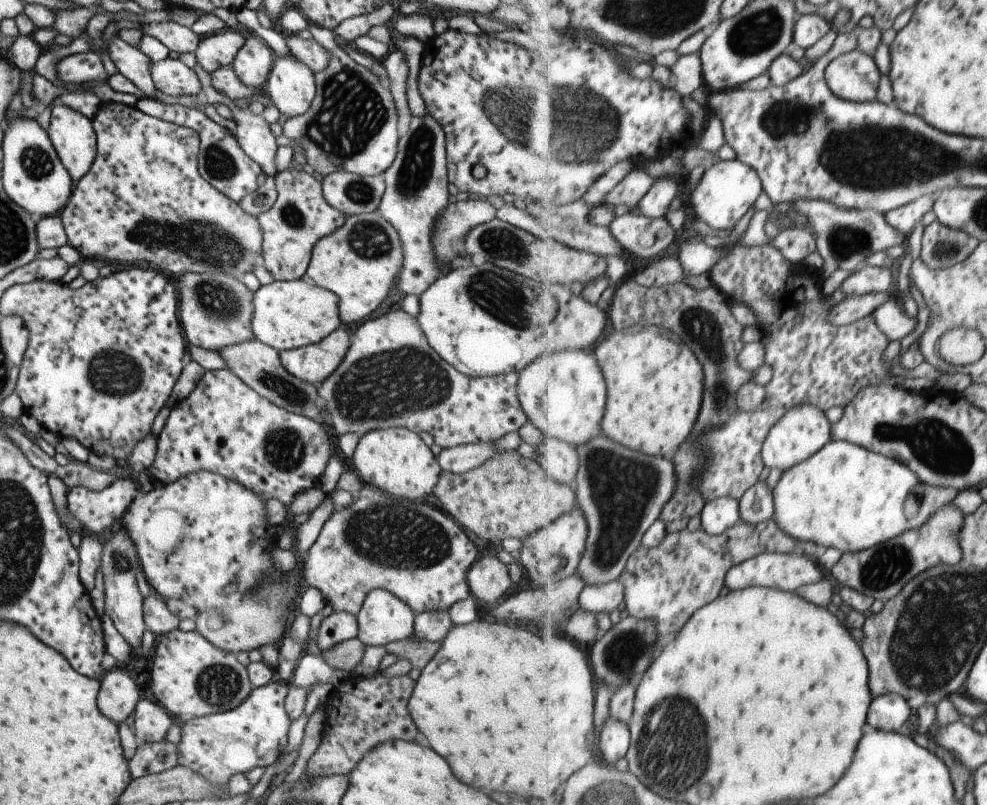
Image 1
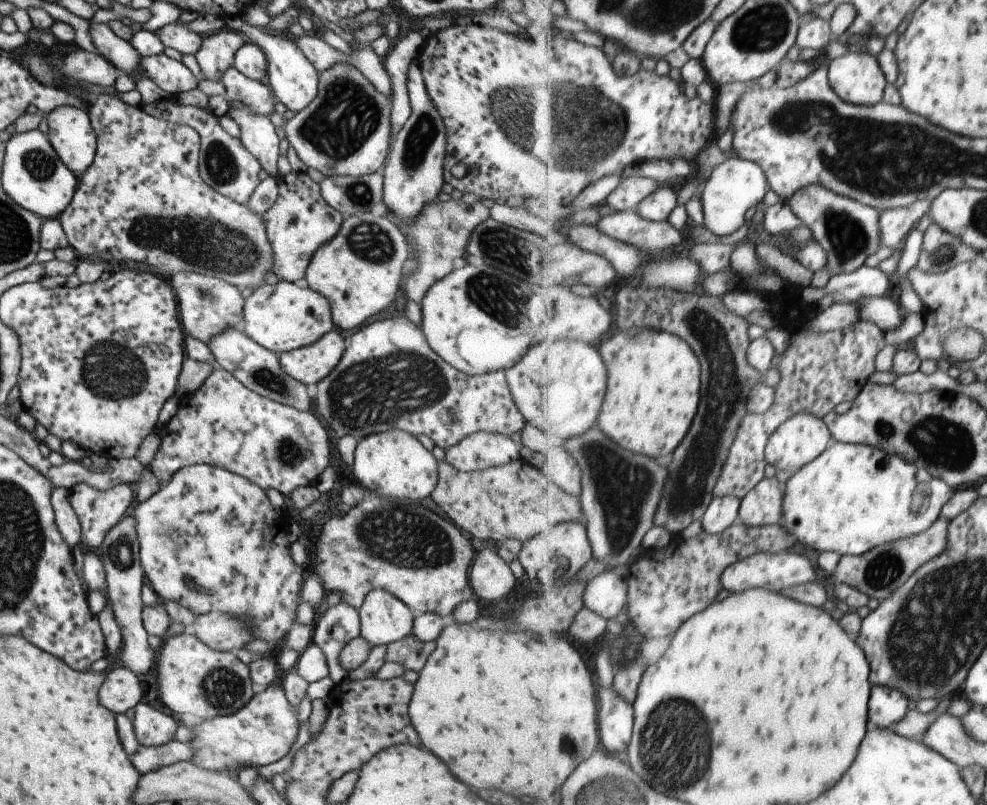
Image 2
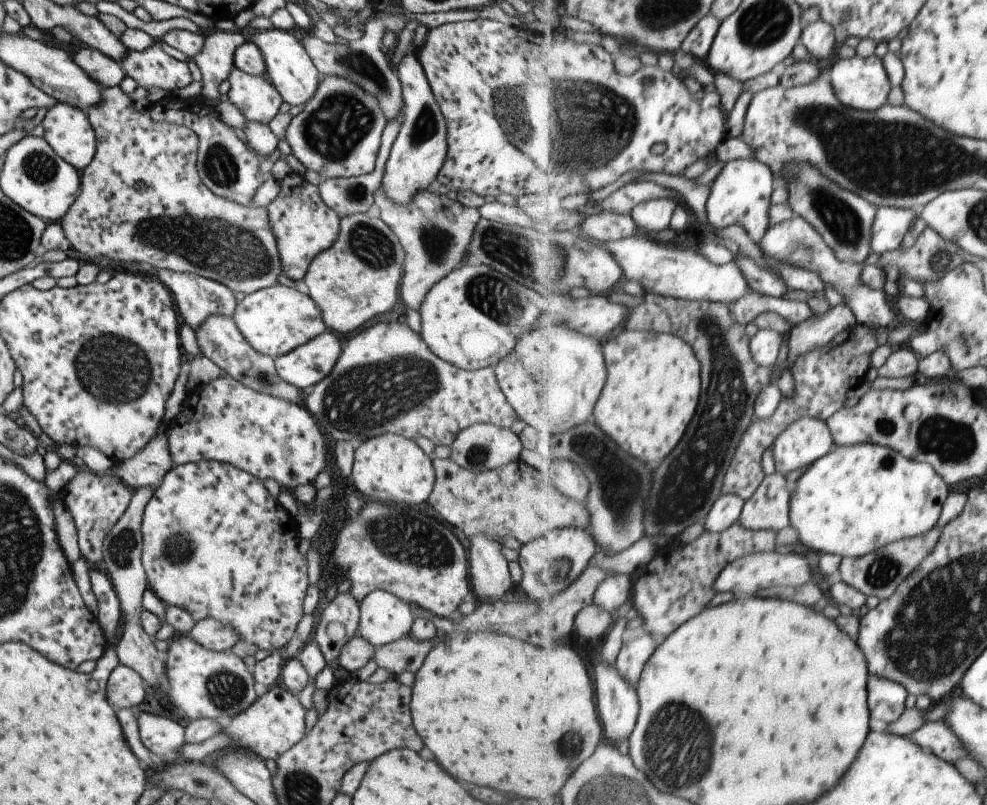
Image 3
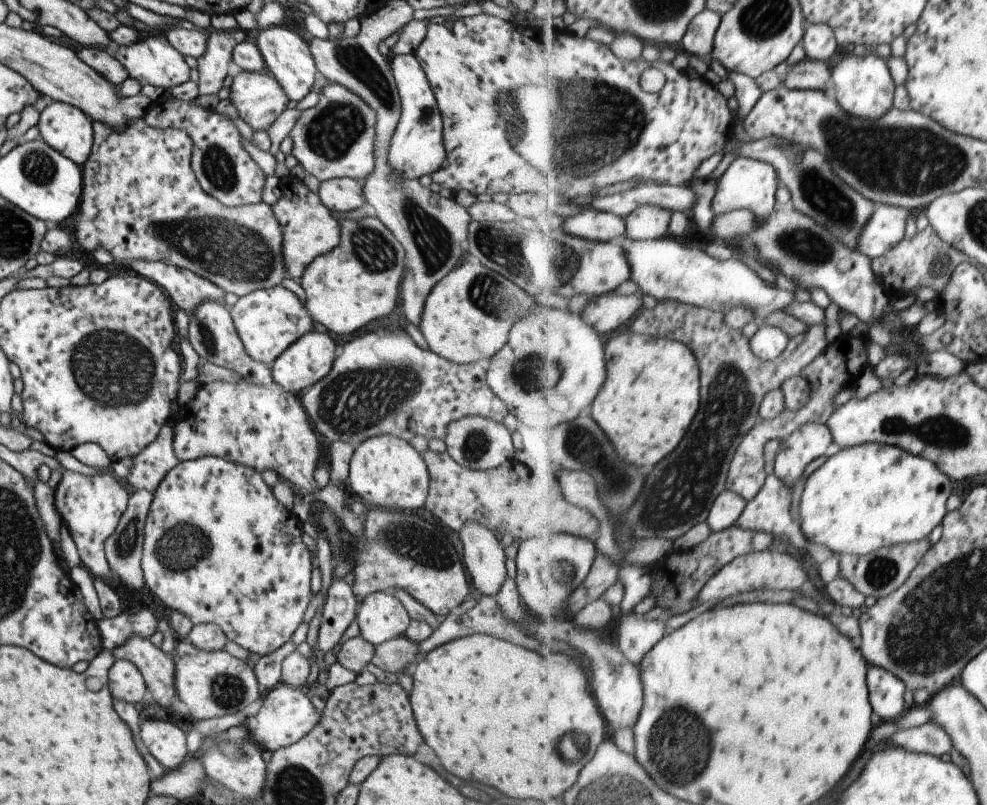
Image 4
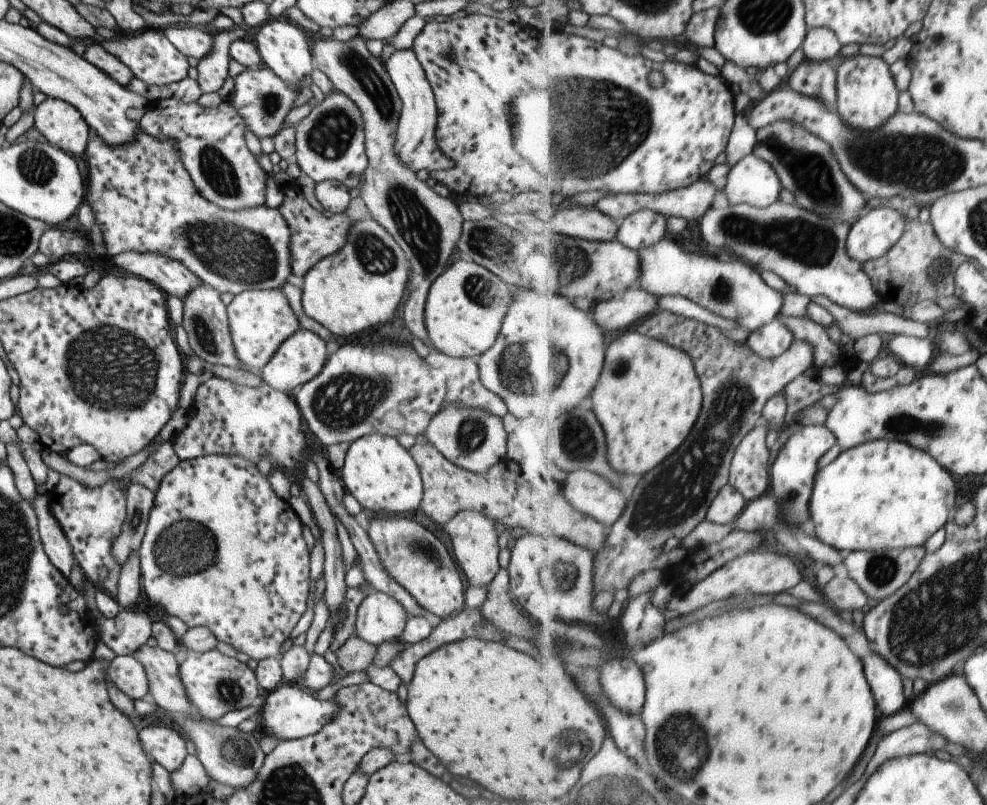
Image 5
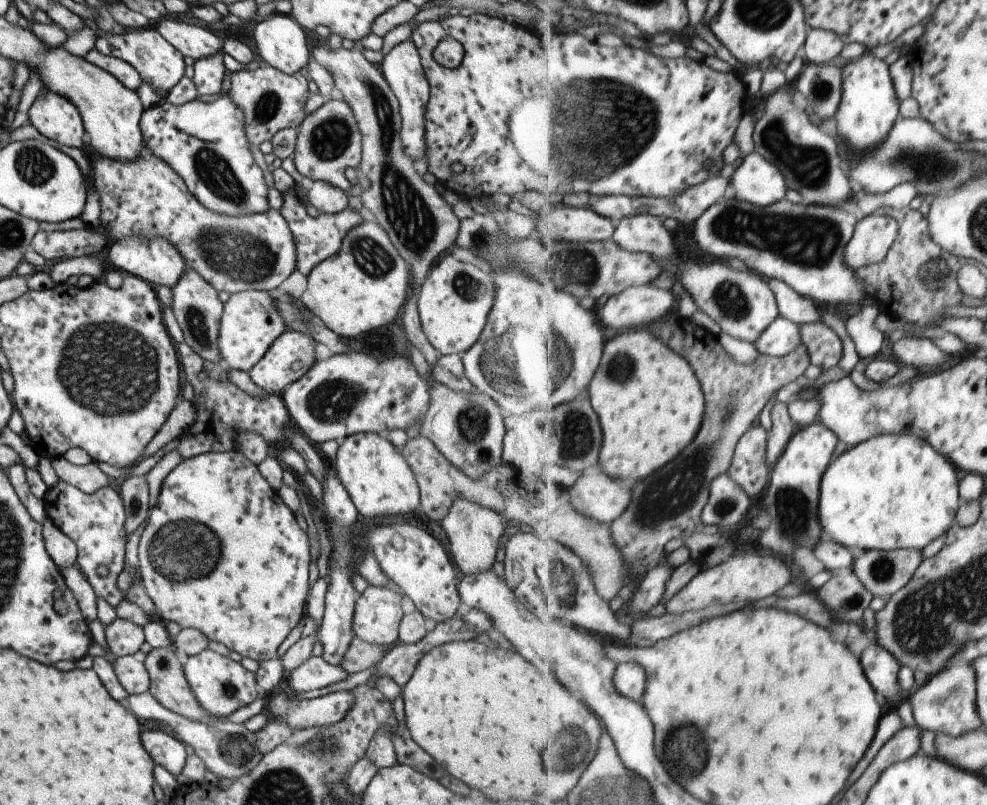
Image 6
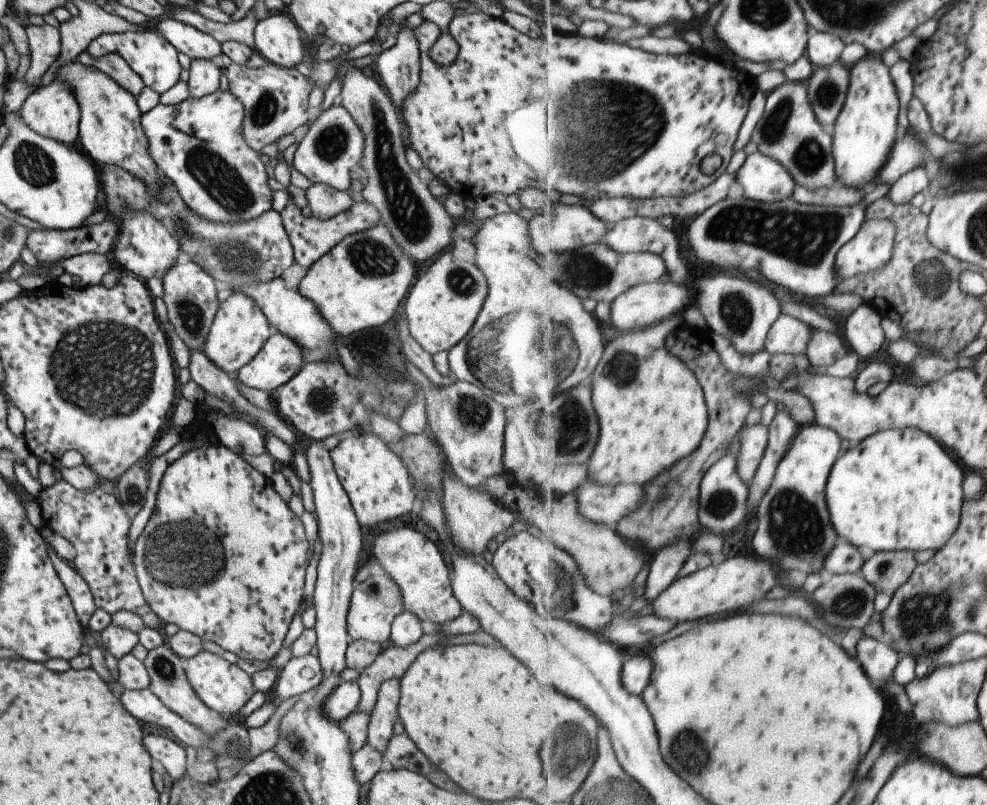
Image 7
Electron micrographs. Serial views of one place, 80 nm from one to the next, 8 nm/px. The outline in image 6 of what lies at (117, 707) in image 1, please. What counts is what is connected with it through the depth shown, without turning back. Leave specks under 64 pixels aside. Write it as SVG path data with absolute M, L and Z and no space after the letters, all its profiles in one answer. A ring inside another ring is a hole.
M137 655L115 657L111 663L113 672L128 695L148 692L150 678Z

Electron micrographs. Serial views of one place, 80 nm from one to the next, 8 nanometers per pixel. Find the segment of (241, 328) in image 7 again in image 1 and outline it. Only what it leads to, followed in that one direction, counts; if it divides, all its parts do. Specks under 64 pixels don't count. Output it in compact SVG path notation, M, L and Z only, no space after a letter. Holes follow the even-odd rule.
M299 277L298 279L292 281L273 281L266 285L261 285L252 296L252 317L250 320L250 325L252 328L252 333L254 334L255 340L262 342L263 344L269 345L271 348L274 348L278 353L294 349L297 347L302 347L308 344L313 344L323 340L328 334L331 334L335 329L338 328L339 324L342 322L338 317L338 298L336 294L333 294L329 289L324 289L323 287L317 286L309 277L307 280L303 280L303 278Z

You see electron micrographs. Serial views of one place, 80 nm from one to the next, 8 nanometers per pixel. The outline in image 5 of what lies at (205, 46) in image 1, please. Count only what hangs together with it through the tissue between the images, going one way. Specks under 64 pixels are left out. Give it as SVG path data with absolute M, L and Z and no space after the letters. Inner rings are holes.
M237 27L235 30L219 31L212 36L209 52L206 52L196 66L199 90L205 94L217 92L227 76L229 66L229 47L234 40L245 36L245 30Z

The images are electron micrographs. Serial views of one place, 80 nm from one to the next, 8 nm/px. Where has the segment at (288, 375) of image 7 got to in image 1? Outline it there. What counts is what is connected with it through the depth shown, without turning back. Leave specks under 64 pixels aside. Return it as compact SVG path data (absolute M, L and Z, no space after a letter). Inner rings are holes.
M337 328L319 342L278 353L281 366L294 377L309 384L323 382L345 356L349 337Z

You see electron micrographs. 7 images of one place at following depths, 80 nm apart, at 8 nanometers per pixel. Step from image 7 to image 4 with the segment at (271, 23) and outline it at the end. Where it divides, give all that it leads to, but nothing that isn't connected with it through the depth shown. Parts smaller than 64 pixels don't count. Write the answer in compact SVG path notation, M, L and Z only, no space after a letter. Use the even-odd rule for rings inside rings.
M279 25L258 29L255 45L261 53L268 74L275 79L288 100L299 102L311 90L316 72L308 44L295 31Z

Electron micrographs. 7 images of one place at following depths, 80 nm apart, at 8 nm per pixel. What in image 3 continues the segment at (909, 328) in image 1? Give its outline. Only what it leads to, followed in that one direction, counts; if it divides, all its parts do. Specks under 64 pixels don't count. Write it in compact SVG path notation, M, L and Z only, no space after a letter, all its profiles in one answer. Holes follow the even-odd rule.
M794 216L791 220L782 222L777 226L769 226L760 242L760 248L778 261L787 261L801 268L819 273L819 276L837 290L843 296L843 302L847 303L855 313L859 324L870 327L884 326L888 329L895 320L895 310L887 302L887 294L882 290L873 290L860 280L865 265L879 262L882 255L871 252L865 263L843 262L835 254L835 251L825 242L822 234L807 219Z

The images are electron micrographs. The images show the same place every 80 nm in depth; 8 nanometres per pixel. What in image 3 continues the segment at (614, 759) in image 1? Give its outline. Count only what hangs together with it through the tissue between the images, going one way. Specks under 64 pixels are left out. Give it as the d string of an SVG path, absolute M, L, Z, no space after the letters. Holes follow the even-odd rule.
M591 659L594 664L596 689L598 690L599 714L609 742L619 744L630 740L640 713L637 686L629 683L616 669L615 662L606 666Z

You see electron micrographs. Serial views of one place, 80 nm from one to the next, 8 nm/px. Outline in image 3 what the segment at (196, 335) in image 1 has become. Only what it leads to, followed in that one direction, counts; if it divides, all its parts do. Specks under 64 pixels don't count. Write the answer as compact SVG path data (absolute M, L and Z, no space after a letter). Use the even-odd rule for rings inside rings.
M156 269L156 274L157 280L161 281L161 284L167 287L173 302L175 302L179 321L185 322L193 331L195 331L208 316L219 315L223 318L232 318L237 302L235 302L234 292L229 290L224 284L193 273Z

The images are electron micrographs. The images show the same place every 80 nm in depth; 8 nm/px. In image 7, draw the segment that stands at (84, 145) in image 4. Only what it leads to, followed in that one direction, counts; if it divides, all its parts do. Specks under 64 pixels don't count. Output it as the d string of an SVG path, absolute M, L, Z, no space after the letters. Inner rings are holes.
M55 78L47 86L39 86L29 93L18 110L22 122L34 133L68 146L77 146L79 111L70 87Z

